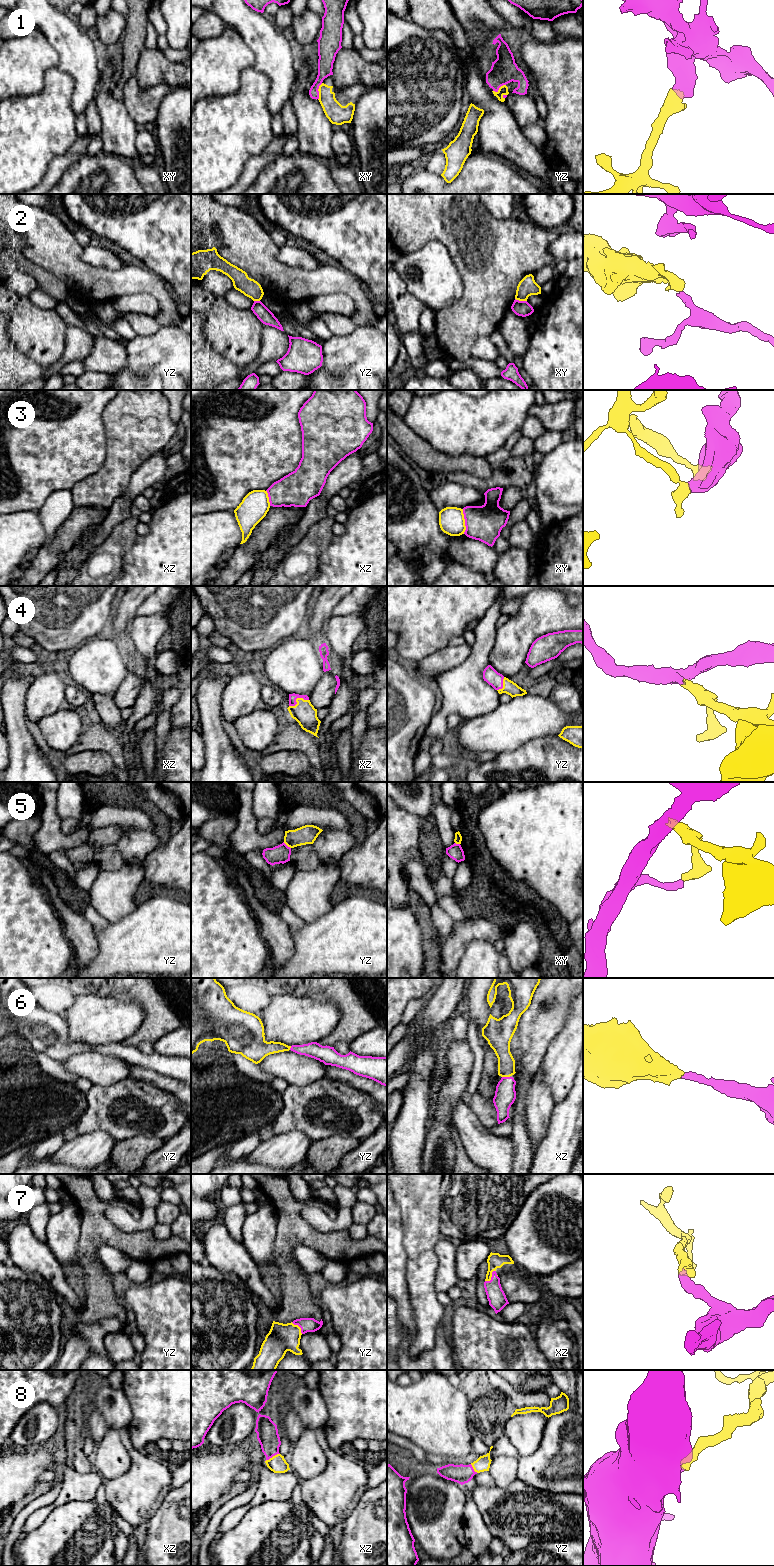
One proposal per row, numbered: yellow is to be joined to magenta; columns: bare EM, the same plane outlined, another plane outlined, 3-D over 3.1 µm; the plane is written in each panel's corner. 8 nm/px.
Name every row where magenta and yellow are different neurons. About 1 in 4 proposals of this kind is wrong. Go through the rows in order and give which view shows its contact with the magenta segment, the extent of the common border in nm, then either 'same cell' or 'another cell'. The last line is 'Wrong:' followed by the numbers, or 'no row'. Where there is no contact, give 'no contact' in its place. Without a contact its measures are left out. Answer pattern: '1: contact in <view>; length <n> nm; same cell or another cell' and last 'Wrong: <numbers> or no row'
1: contact in xy; length 140 nm; another cell
2: contact in xy; length 100 nm; another cell
3: contact in xy; length 200 nm; another cell
4: contact in xz; length 170 nm; same cell
5: contact in yz; length 80 nm; another cell
6: contact in xz; length 60 nm; same cell
7: contact in xz; length 130 nm; same cell
8: contact in xz; length 140 nm; same cell
Wrong: 1, 2, 3, 5

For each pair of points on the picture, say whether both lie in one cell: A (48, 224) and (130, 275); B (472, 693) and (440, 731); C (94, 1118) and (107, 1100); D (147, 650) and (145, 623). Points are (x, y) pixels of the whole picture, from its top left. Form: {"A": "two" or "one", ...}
{"A": "one", "B": "one", "C": "one", "D": "one"}

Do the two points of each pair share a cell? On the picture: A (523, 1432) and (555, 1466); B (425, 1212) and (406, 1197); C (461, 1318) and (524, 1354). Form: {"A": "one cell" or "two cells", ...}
{"A": "two cells", "B": "one cell", "C": "one cell"}

